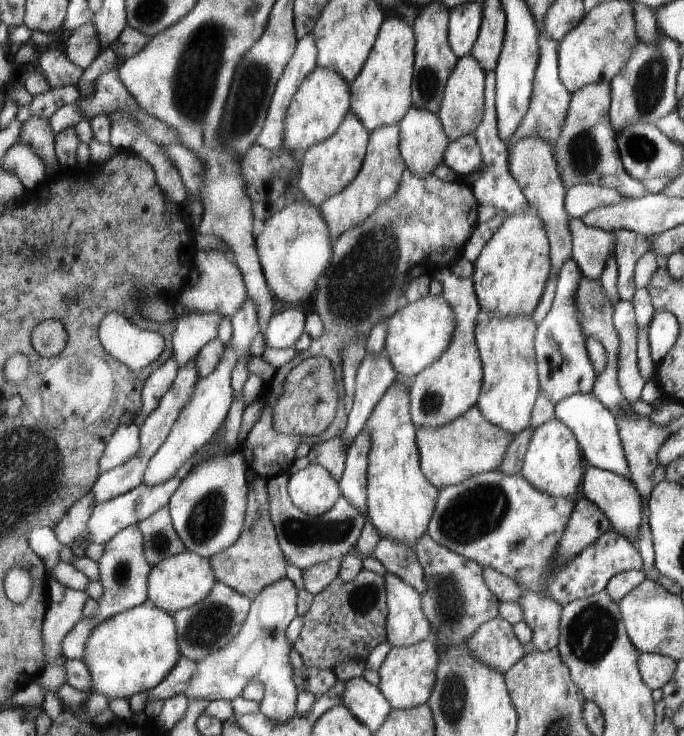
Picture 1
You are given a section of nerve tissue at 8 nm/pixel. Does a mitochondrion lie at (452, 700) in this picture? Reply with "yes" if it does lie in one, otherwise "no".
yes

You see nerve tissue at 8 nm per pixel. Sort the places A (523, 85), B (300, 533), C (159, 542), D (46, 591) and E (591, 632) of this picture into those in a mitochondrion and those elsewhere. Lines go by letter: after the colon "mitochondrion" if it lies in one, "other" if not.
A: other
B: mitochondrion
C: mitochondrion
D: other
E: mitochondrion

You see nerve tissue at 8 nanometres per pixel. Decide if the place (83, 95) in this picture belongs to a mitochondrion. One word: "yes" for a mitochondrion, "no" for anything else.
no

